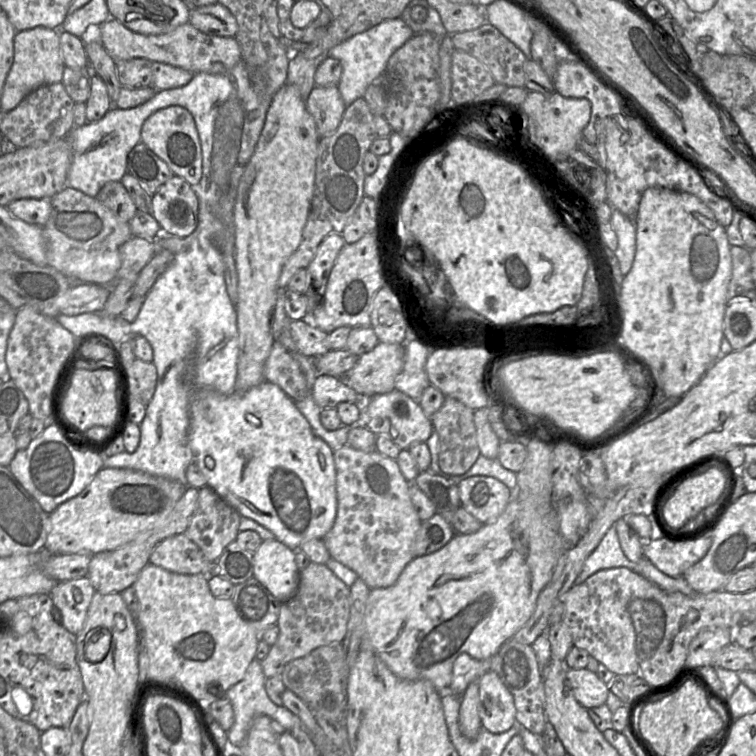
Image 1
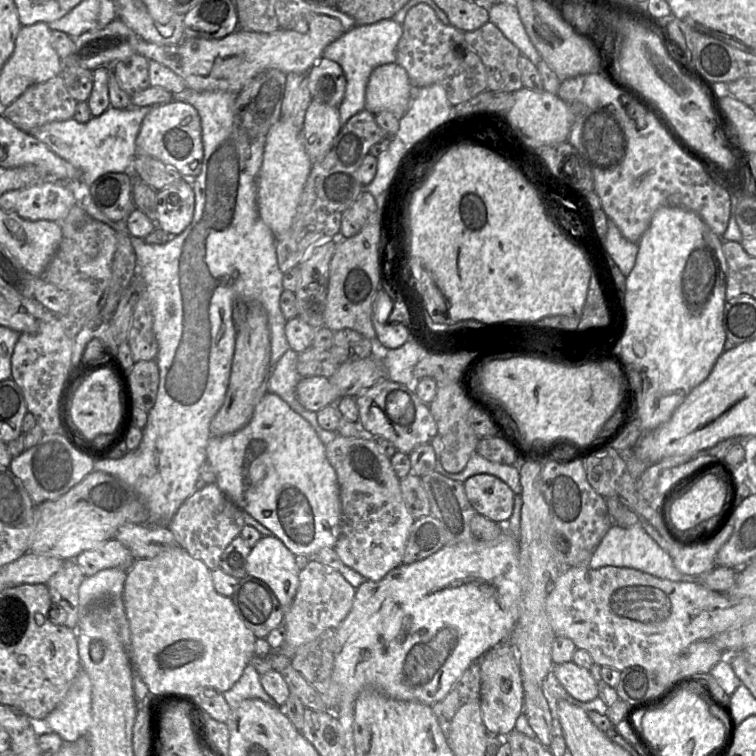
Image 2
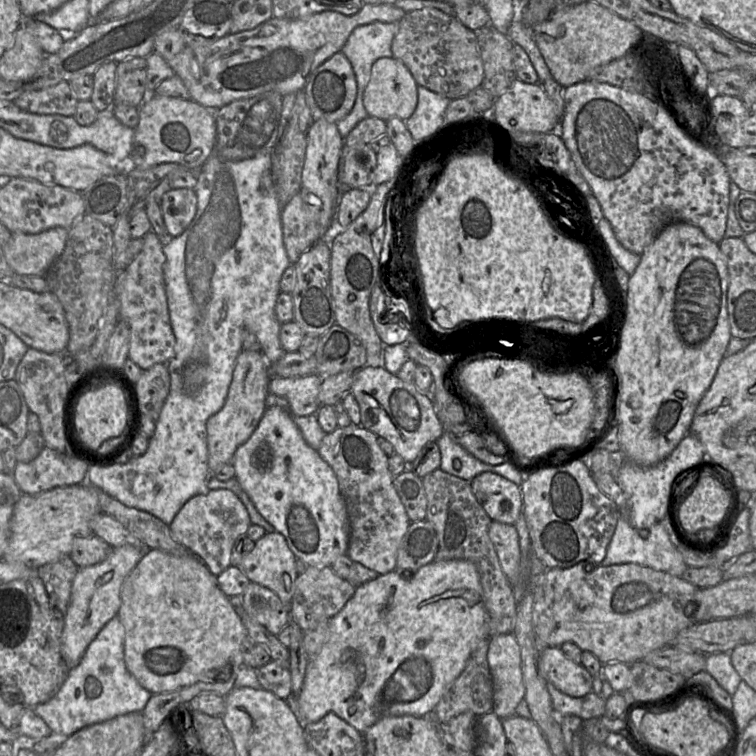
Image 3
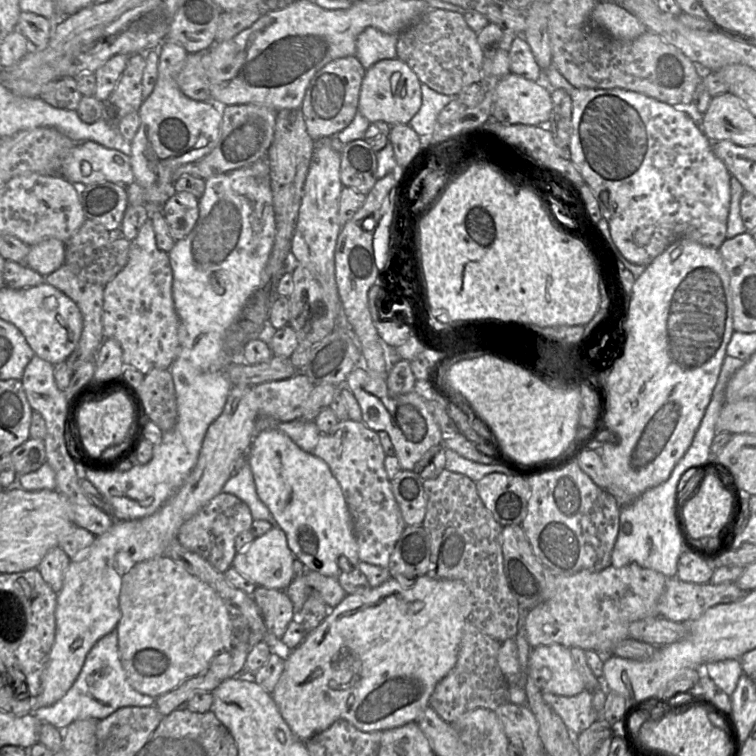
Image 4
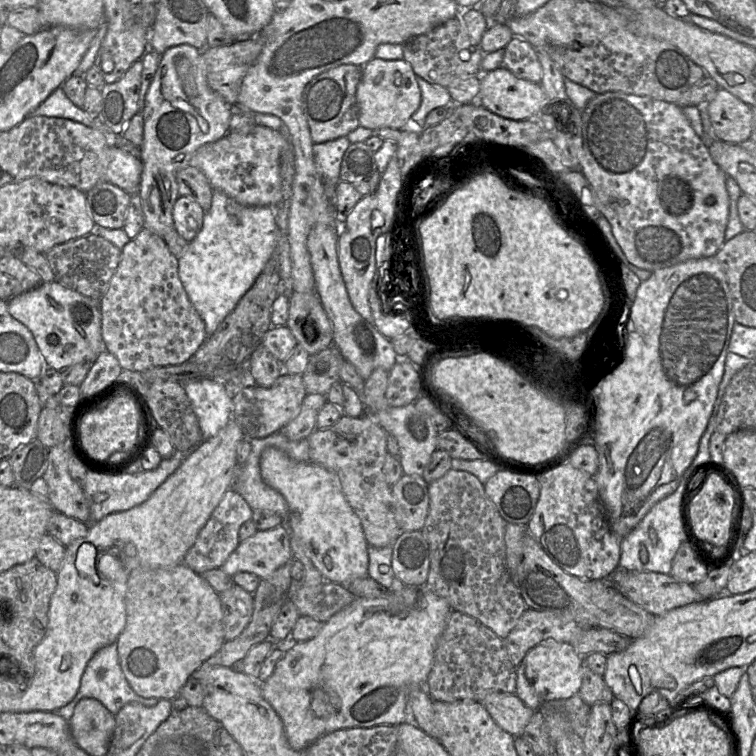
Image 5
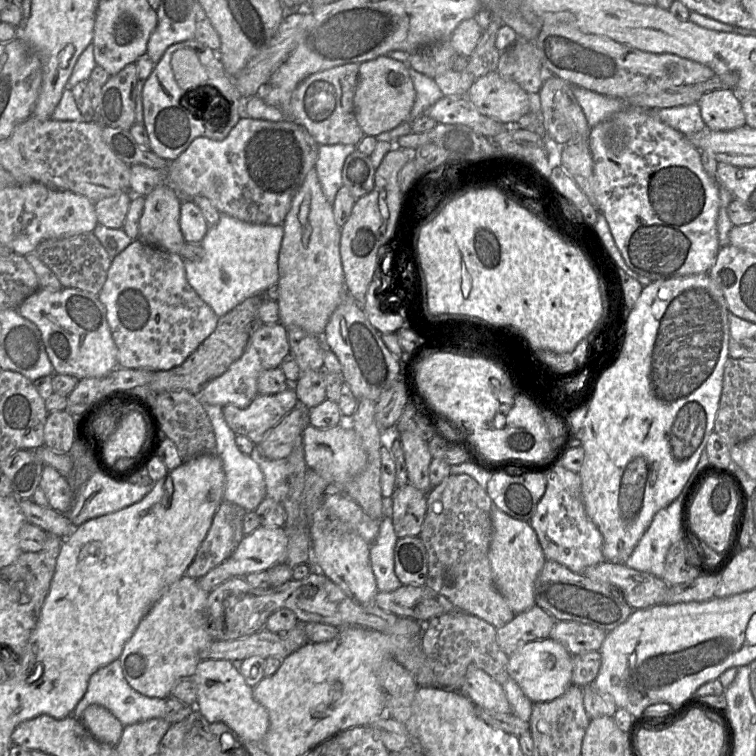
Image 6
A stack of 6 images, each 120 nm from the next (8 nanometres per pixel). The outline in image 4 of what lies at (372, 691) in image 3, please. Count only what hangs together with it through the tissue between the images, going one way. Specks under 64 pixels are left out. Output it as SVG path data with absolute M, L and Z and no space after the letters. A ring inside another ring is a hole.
M422 575L415 583L408 585L394 577L390 577L377 587L358 594L350 594L335 607L329 610L323 622L307 633L305 639L293 649L285 660L284 670L271 693L280 714L290 727L293 734L301 741L307 741L316 734L329 728L337 720L346 720L363 732L384 731L399 727L409 722L417 722L424 710L429 706L429 699L437 683L455 666L463 628L473 604L472 594L461 580L435 579Z

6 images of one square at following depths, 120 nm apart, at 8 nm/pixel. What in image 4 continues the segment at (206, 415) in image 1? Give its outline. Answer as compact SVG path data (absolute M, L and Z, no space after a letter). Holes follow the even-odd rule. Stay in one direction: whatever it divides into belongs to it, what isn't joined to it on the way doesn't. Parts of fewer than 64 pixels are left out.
M278 429L260 432L246 452L257 495L285 532L288 546L307 570L338 578L340 557L358 567L358 544L354 522L341 486L325 461L302 450Z

